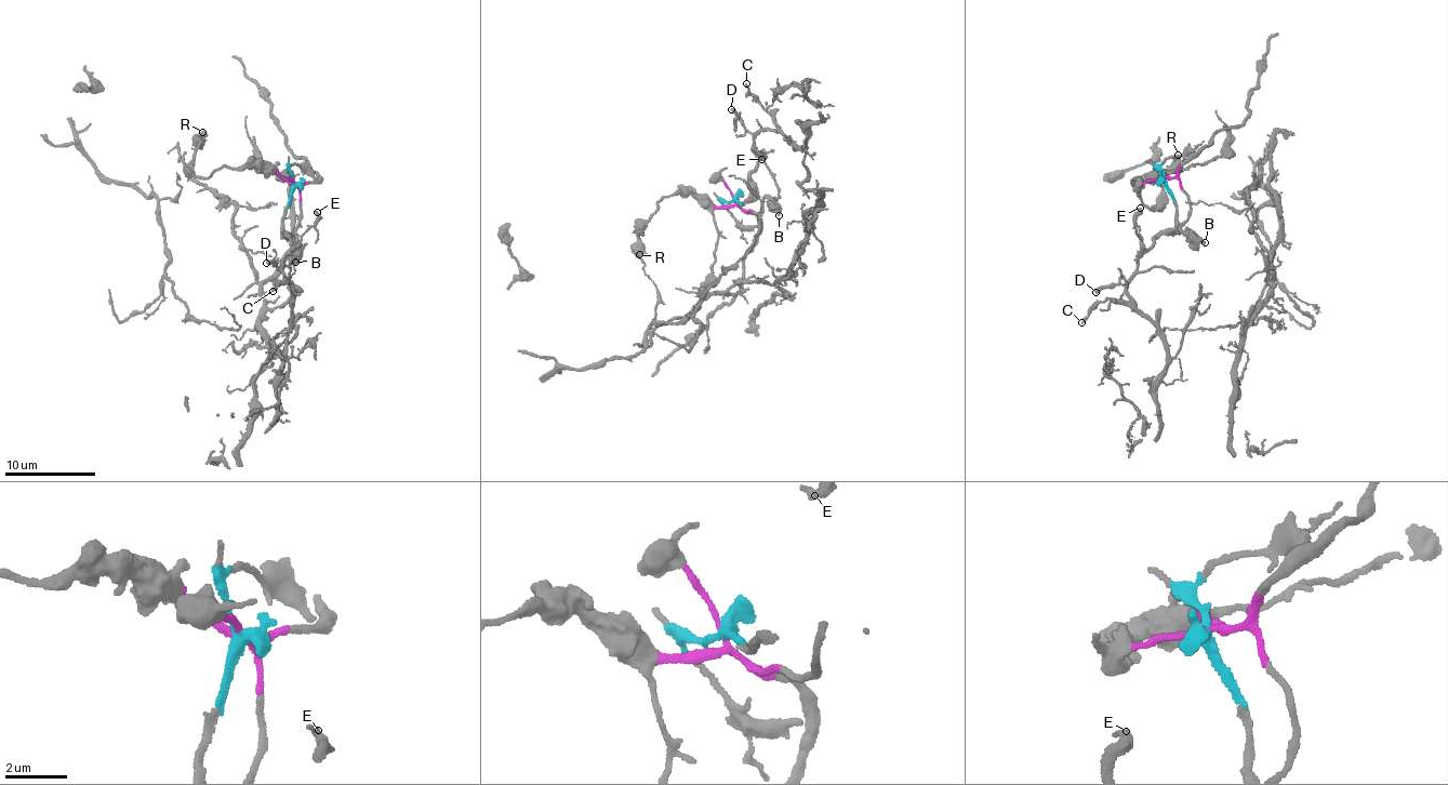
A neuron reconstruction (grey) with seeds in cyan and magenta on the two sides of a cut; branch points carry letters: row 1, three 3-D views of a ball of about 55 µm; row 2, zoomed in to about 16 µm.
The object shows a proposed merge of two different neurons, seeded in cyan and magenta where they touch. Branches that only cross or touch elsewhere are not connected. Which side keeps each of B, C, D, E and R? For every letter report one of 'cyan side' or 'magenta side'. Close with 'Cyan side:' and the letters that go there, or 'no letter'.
B: magenta side
C: cyan side
D: cyan side
E: cyan side
R: magenta side
Cyan side: C, D, E

